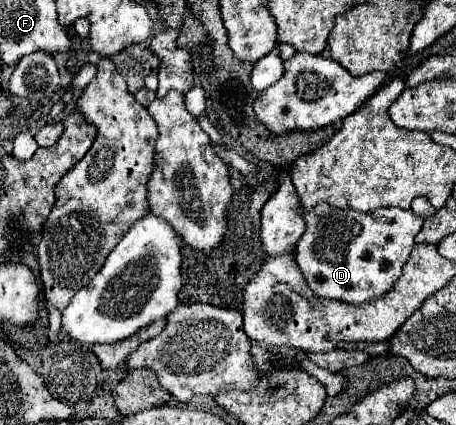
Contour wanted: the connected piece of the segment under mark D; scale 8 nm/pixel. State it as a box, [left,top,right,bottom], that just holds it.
[295,201,423,305]

